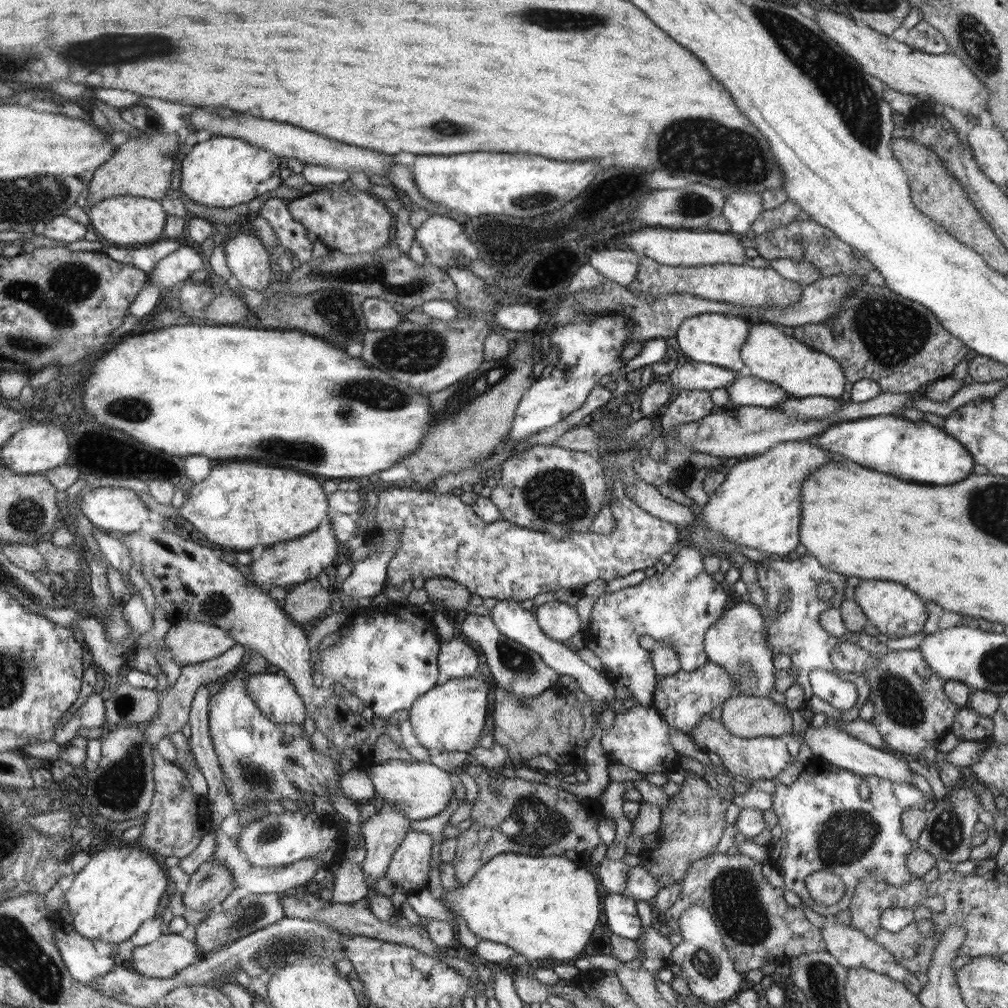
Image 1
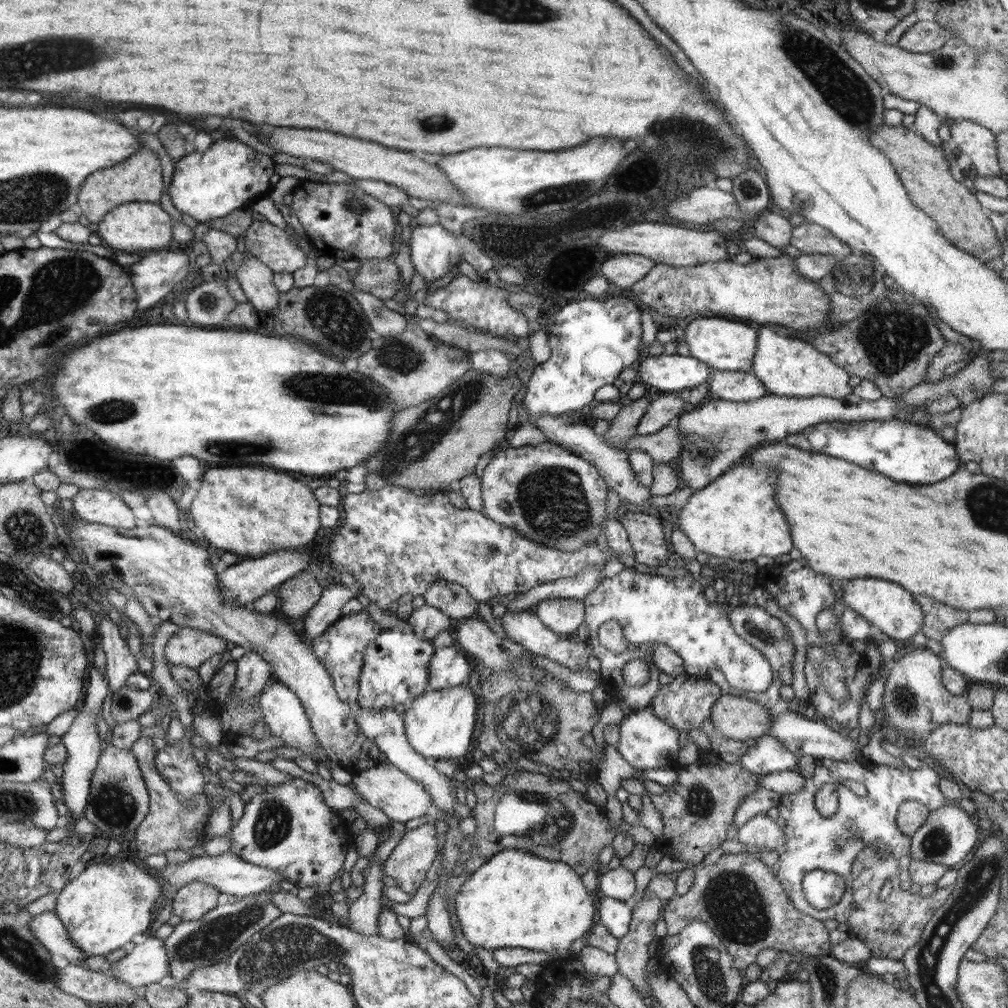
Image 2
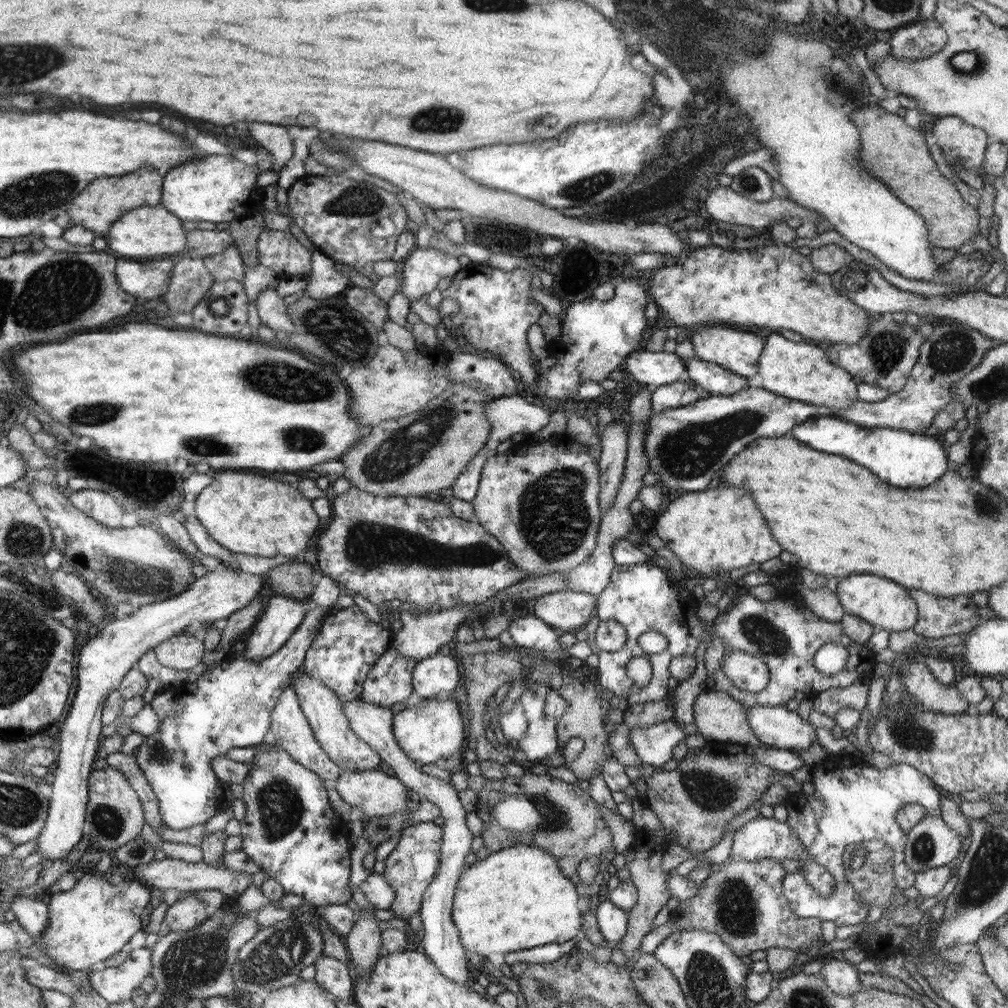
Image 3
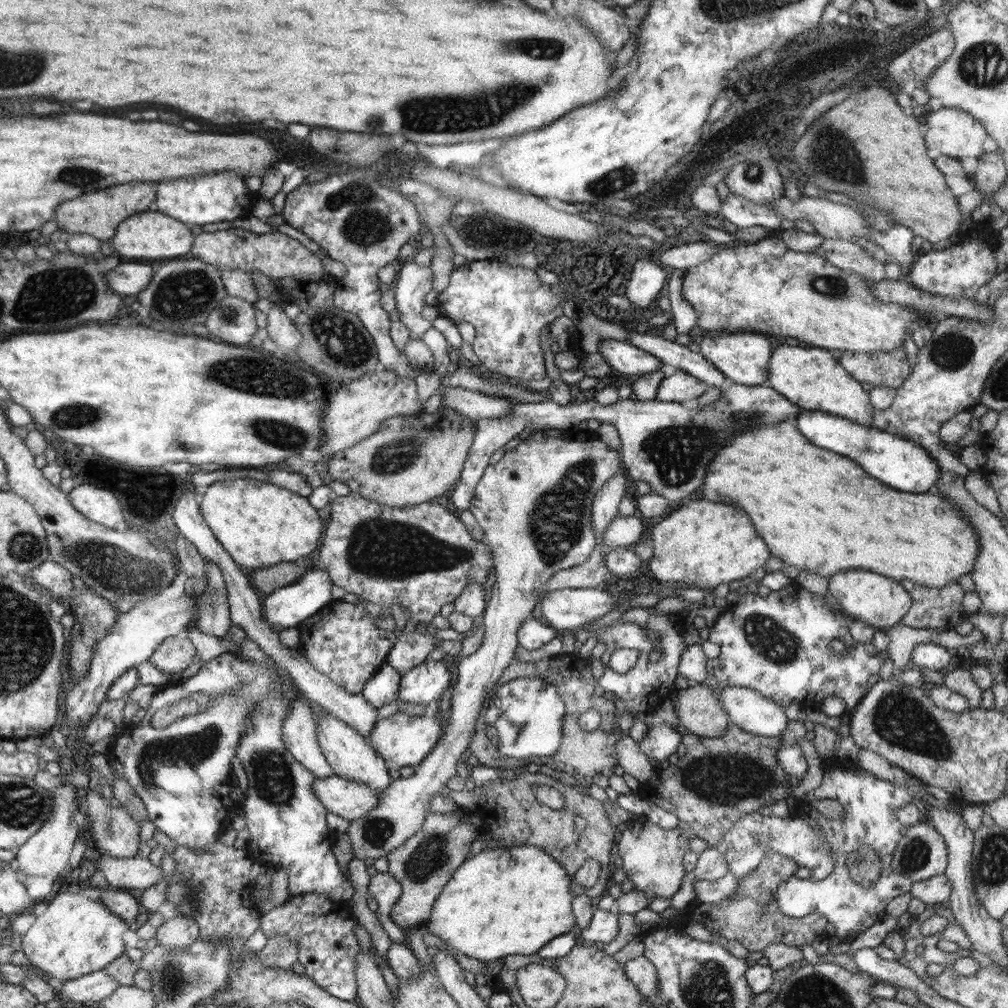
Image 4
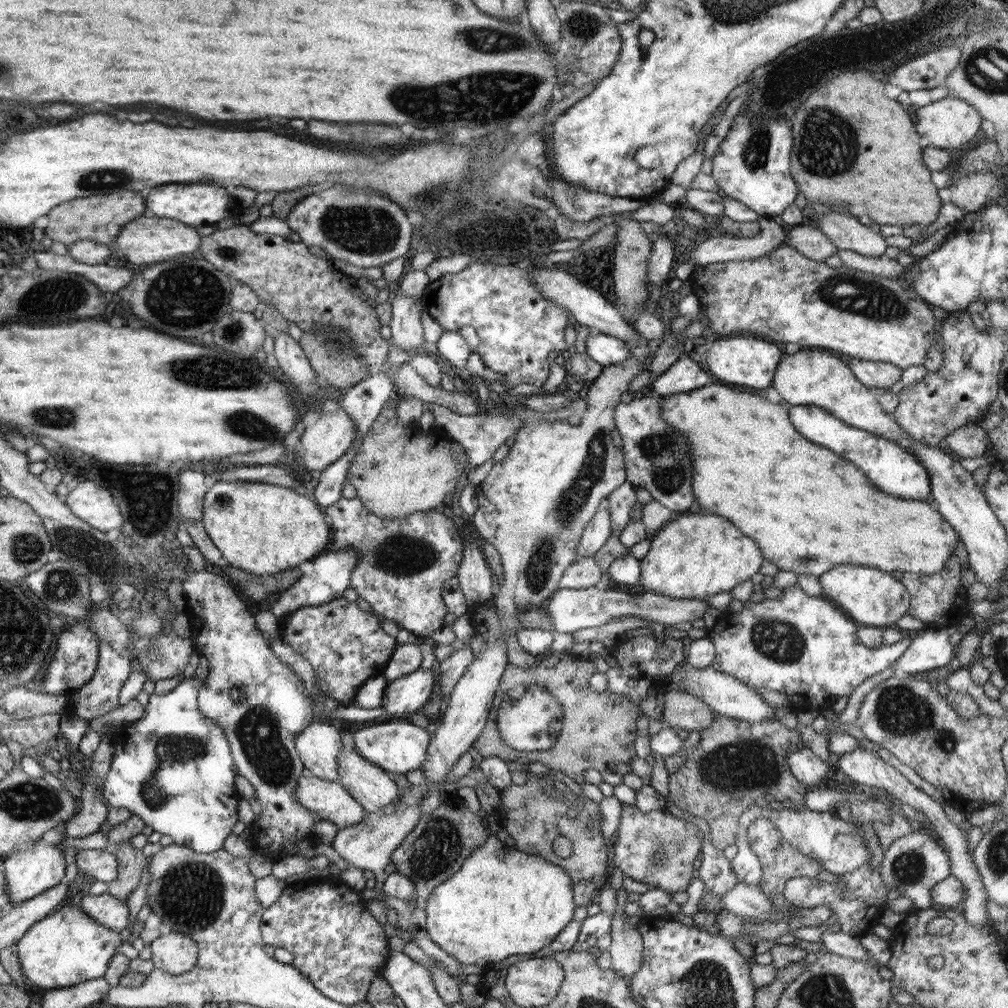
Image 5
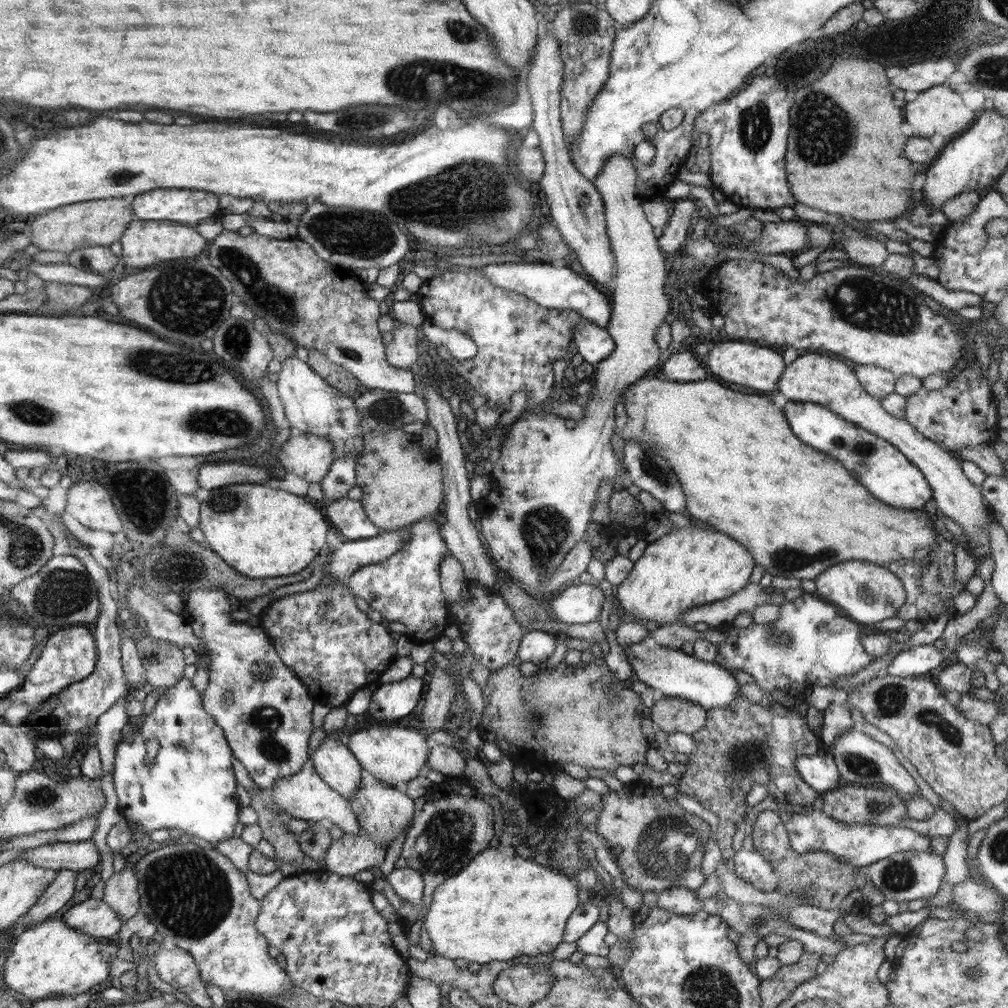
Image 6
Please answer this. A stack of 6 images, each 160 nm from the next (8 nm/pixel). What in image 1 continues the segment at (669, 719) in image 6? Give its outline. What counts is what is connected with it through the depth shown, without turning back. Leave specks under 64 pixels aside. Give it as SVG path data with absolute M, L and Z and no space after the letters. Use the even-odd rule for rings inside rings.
M732 695L721 707L720 721L734 736L786 738L793 732L792 712L770 697Z

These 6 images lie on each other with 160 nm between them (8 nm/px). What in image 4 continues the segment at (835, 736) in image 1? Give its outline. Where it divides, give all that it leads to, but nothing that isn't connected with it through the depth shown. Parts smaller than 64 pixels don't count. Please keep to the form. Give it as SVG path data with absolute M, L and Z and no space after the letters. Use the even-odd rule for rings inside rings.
M751 688L715 690L730 723L754 735L781 737L788 728L785 708Z

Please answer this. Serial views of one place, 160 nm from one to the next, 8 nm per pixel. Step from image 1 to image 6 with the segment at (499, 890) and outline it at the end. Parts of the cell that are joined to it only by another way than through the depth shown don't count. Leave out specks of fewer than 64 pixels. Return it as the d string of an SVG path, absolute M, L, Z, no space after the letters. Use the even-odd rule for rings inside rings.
M497 843L478 854L462 872L446 879L433 892L433 902L423 918L423 928L428 931L433 944L432 952L481 965L553 952L565 941L568 920L579 905L576 883L568 875L522 858L512 845Z

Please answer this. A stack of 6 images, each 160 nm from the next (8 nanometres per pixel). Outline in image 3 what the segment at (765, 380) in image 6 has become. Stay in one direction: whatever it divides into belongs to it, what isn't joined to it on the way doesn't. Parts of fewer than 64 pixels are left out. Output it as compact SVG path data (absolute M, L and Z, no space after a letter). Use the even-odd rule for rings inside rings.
M709 326L692 335L695 357L716 363L743 378L750 378L758 372L758 361L764 348L764 342L756 334L734 329L728 326Z

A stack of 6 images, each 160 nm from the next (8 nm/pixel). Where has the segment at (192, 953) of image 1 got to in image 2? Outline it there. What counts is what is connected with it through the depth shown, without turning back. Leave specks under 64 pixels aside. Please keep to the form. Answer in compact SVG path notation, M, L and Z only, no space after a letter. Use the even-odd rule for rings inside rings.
M150 936L150 939L136 945L131 953L113 963L108 973L131 988L159 983L161 978L169 974L165 942Z

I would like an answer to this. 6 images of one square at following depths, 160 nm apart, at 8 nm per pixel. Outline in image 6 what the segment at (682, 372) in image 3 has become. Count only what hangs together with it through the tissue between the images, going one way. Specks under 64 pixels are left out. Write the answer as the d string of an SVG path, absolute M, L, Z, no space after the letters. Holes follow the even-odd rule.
M584 318L583 323L572 331L572 340L583 360L594 364L610 356L615 347L613 337L604 327Z

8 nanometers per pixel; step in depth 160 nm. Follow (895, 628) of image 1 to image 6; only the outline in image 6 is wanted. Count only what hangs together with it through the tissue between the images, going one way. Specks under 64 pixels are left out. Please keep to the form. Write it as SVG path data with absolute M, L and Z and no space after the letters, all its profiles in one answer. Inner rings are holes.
M850 560L827 568L814 580L816 596L832 604L848 619L860 624L874 624L896 617L906 602L903 583L885 566L863 560Z

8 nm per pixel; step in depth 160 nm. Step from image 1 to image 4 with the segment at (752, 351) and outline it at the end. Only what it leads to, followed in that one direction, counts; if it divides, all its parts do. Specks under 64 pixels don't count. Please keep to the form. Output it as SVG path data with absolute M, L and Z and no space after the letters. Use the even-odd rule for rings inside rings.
M778 346L772 351L768 365L768 382L775 392L785 396L799 409L822 411L831 415L851 420L856 424L870 427L873 421L875 408L869 399L869 392L864 390L862 384L848 373L838 360L838 355L824 348L810 346Z

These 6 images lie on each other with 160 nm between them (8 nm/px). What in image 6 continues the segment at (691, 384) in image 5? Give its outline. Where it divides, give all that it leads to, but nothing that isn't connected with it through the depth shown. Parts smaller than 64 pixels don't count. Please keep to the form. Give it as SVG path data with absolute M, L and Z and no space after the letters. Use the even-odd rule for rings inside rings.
M690 351L672 353L659 374L670 382L696 382L708 378L706 366Z

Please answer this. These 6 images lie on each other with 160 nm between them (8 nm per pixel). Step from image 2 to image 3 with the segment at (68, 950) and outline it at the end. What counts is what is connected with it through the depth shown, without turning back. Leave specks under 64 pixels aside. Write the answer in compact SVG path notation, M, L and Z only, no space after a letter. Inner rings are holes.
M18 895L11 902L10 910L16 921L26 926L33 937L40 938L49 923L48 907L44 902L26 895Z

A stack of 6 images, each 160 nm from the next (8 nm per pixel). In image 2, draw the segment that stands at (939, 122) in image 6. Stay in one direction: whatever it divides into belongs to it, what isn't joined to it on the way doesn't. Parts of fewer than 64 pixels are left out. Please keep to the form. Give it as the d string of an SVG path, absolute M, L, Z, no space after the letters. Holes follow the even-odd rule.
M966 120L949 122L951 140L960 153L970 157L978 176L1005 176L1001 172L996 146L996 134Z

